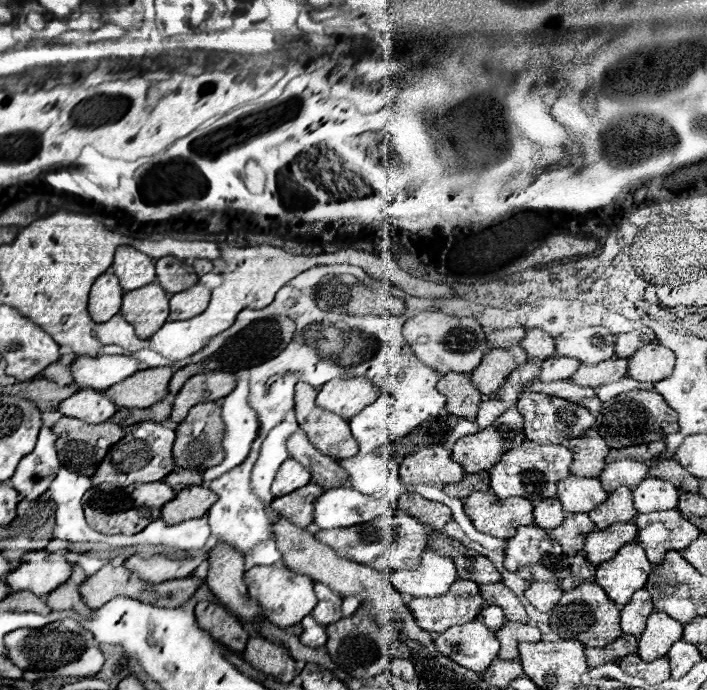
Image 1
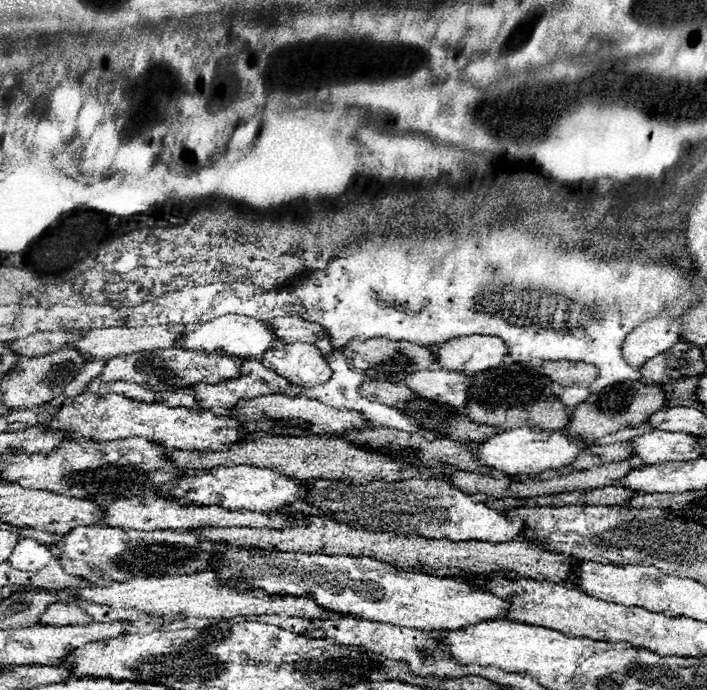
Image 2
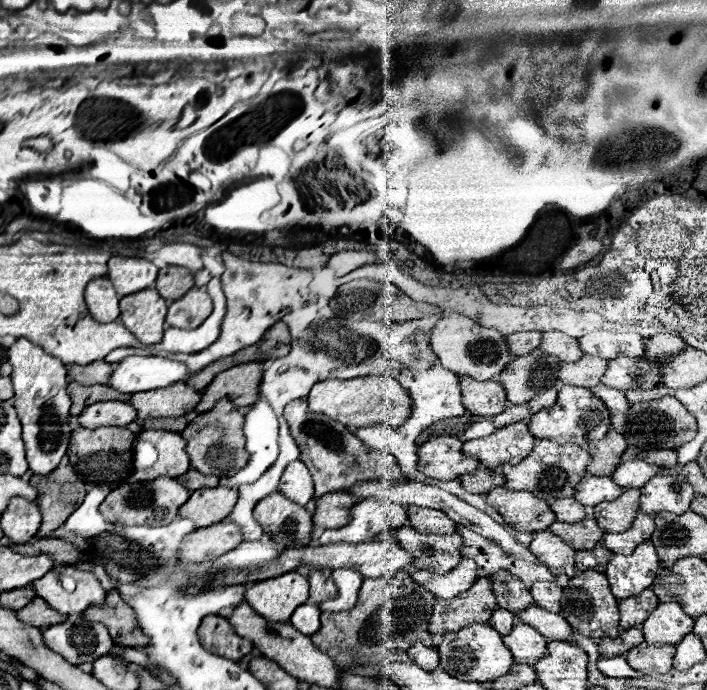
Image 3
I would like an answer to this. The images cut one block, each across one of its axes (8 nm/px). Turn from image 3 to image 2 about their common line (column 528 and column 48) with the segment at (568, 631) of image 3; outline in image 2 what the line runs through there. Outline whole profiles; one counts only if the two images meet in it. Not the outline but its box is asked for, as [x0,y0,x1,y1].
[40,602,90,626]

